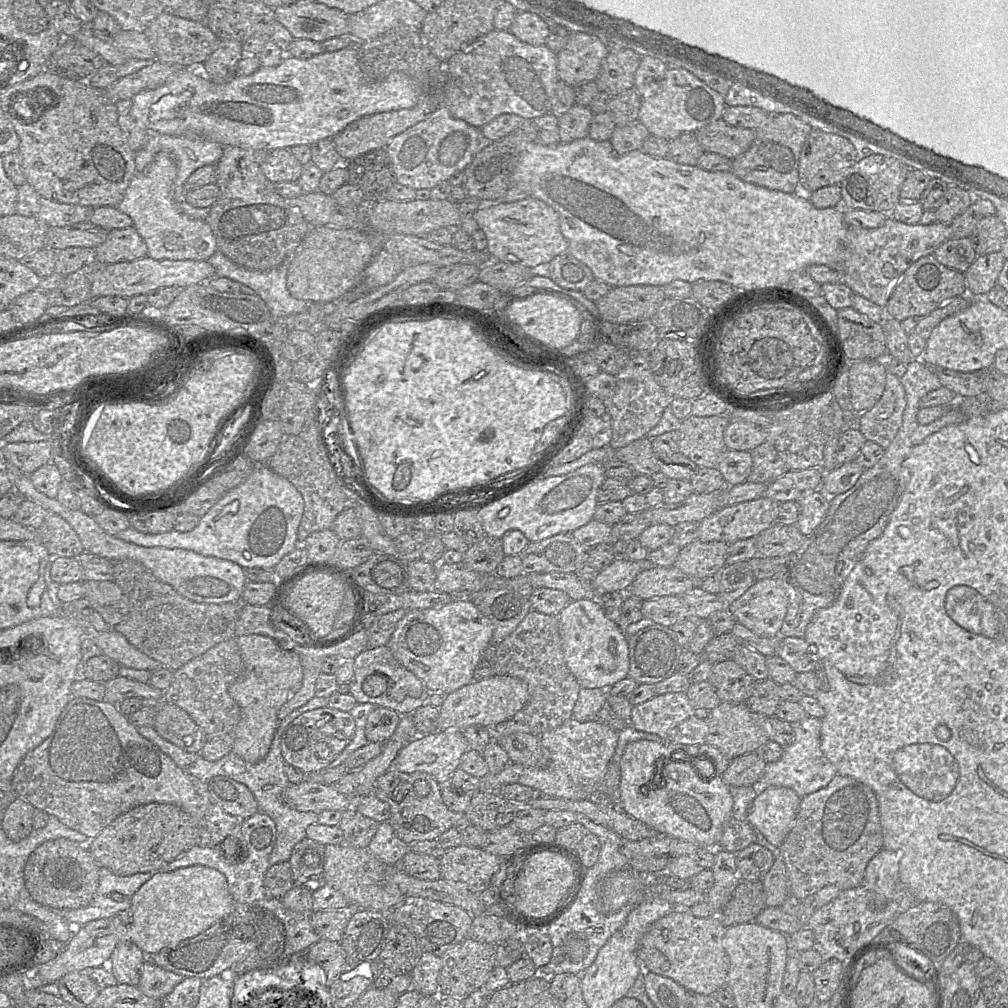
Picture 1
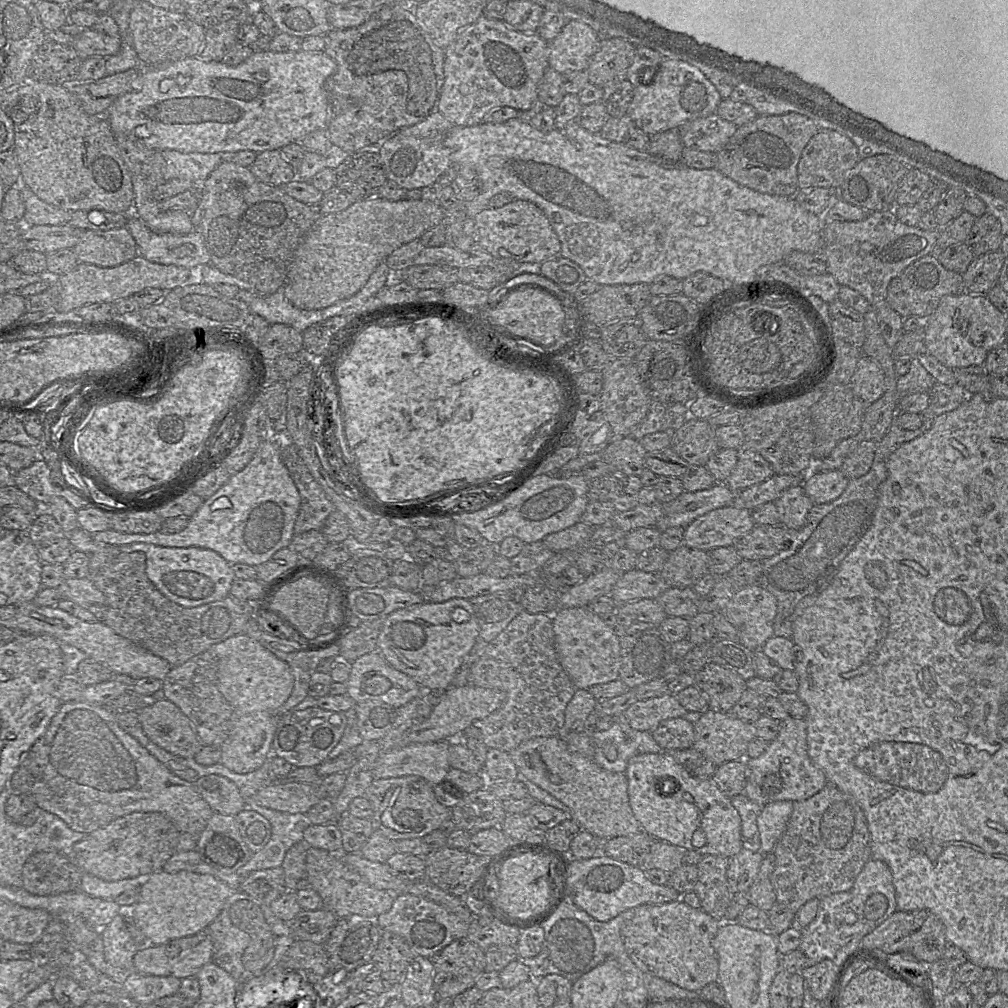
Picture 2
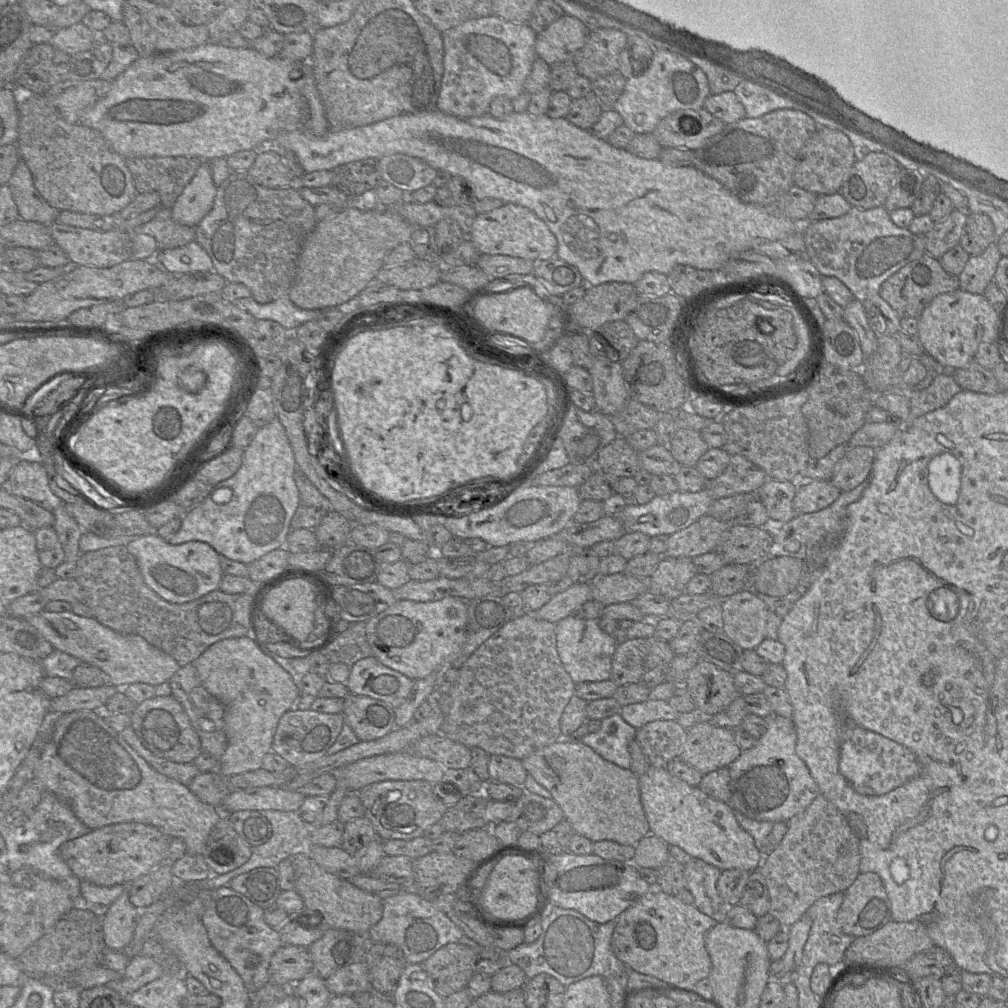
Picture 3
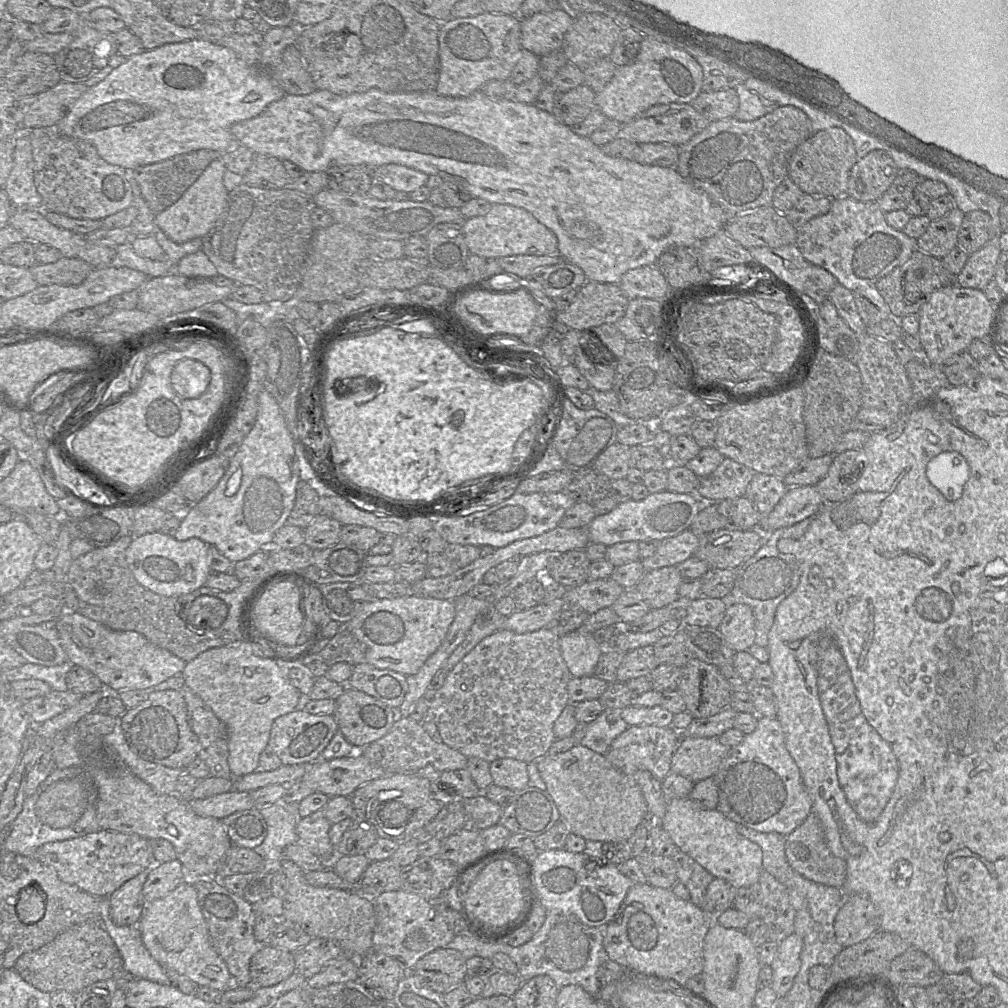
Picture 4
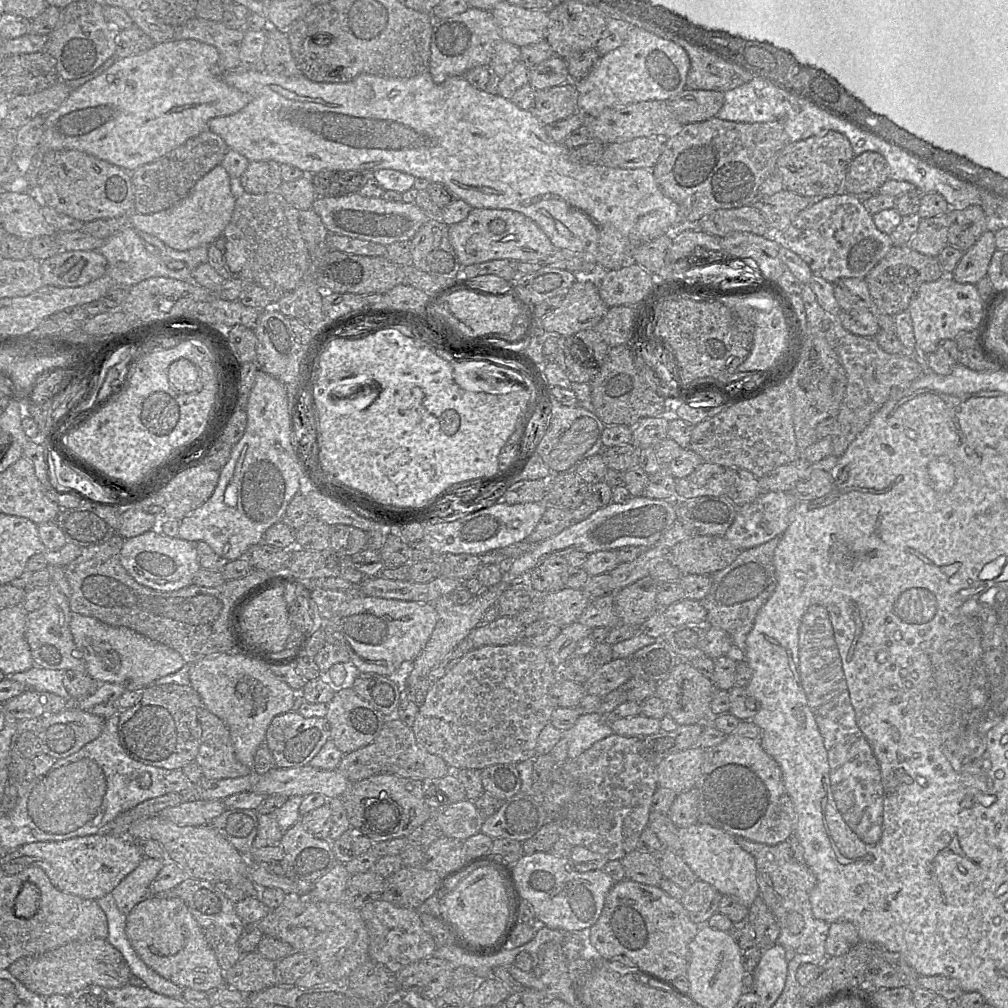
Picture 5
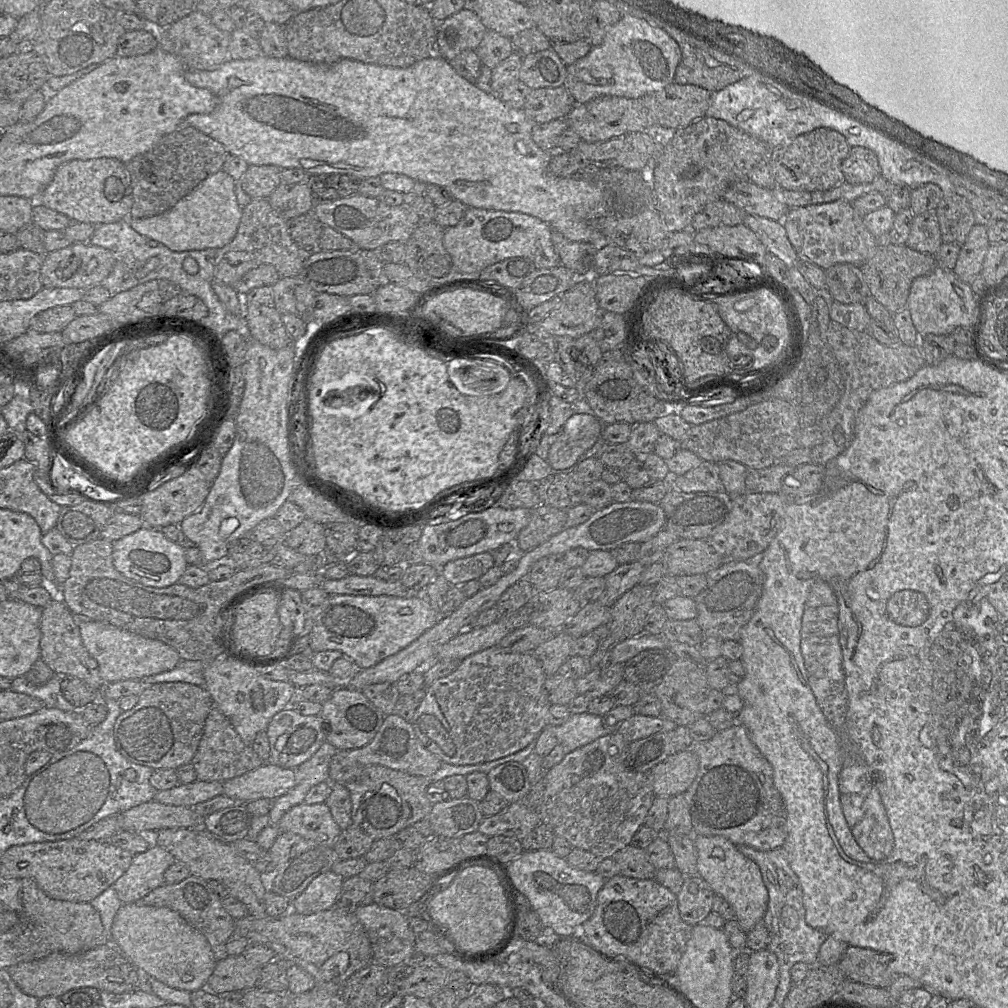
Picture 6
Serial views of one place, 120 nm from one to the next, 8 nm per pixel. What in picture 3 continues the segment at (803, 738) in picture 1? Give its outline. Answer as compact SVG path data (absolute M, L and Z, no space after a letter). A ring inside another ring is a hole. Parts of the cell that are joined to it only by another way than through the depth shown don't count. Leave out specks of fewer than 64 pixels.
M776 714L763 718L767 721L764 735L728 766L730 799L727 804L752 820L787 822L804 811L820 790L808 767L796 754L797 735L791 718Z

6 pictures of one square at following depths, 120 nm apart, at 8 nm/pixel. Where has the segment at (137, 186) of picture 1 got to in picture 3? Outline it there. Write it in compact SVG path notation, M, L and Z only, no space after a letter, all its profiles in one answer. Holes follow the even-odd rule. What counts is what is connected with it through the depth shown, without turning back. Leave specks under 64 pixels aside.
M196 240L181 247L159 251L155 260L172 275L216 272L210 256Z

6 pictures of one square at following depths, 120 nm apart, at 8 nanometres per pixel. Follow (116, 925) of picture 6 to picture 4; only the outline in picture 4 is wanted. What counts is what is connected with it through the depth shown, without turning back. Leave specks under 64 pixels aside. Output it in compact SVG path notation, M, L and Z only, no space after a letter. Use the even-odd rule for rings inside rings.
M188 878L160 899L146 902L137 927L144 946L164 969L172 969L198 986L219 991L225 991L233 985L225 962L212 946L208 926L198 905L193 879Z

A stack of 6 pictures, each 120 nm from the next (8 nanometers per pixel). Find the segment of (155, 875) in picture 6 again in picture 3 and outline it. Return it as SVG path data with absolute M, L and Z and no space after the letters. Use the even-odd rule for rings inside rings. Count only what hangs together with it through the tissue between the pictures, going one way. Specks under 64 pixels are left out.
M124 891L101 919L103 940L107 948L123 951L131 942L140 911Z

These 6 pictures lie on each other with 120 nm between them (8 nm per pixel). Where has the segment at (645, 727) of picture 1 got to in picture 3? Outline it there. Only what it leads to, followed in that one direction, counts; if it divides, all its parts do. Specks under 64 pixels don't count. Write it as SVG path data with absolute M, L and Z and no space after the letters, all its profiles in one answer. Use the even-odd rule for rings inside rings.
M650 699L628 704L620 711L621 717L637 730L655 720L676 720L679 714L668 701Z

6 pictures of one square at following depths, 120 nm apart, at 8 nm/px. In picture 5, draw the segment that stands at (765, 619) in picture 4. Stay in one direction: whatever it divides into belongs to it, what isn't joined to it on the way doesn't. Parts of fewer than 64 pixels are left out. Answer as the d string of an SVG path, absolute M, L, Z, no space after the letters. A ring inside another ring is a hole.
M780 536L741 551L730 565L711 574L711 588L700 600L707 612L706 625L725 630L733 644L744 652L746 652L747 635L754 625L755 618L777 586L774 551L779 541Z

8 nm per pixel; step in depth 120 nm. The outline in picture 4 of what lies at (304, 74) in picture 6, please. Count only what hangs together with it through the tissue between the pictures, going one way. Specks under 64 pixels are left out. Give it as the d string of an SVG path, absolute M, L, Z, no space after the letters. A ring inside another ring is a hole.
M378 88L347 95L339 95L320 89L316 89L308 95L285 94L281 99L270 103L258 116L234 123L230 132L239 145L250 149L255 155L270 155L281 161L289 160L305 172L326 171L330 166L359 164L381 166L395 163L428 175L439 175L444 180L451 180L464 189L471 198L482 198L492 204L510 204L524 208L554 232L558 240L558 252L563 260L580 267L585 273L587 281L619 284L627 271L646 265L654 266L660 255L670 248L693 248L703 240L718 232L723 232L723 226L726 222L726 212L713 203L706 193L682 178L674 167L645 165L633 159L607 155L589 137L576 134L552 113L541 110L535 104L525 104L505 98L493 101L481 91L476 91L467 97L445 97L438 95L436 91L389 93Z

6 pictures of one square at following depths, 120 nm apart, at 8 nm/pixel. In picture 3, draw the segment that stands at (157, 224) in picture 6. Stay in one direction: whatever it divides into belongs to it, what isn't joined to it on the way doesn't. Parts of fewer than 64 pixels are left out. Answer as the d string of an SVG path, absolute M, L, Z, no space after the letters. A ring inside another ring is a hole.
M203 161L194 177L171 207L173 220L178 224L195 228L211 210L216 190L210 161Z

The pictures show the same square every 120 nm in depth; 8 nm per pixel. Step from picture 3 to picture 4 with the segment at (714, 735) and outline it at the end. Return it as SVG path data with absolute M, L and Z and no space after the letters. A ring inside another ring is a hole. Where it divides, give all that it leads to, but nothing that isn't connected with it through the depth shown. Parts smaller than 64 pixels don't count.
M718 737L684 738L671 760L670 772L685 777L693 783L713 776L729 749Z

